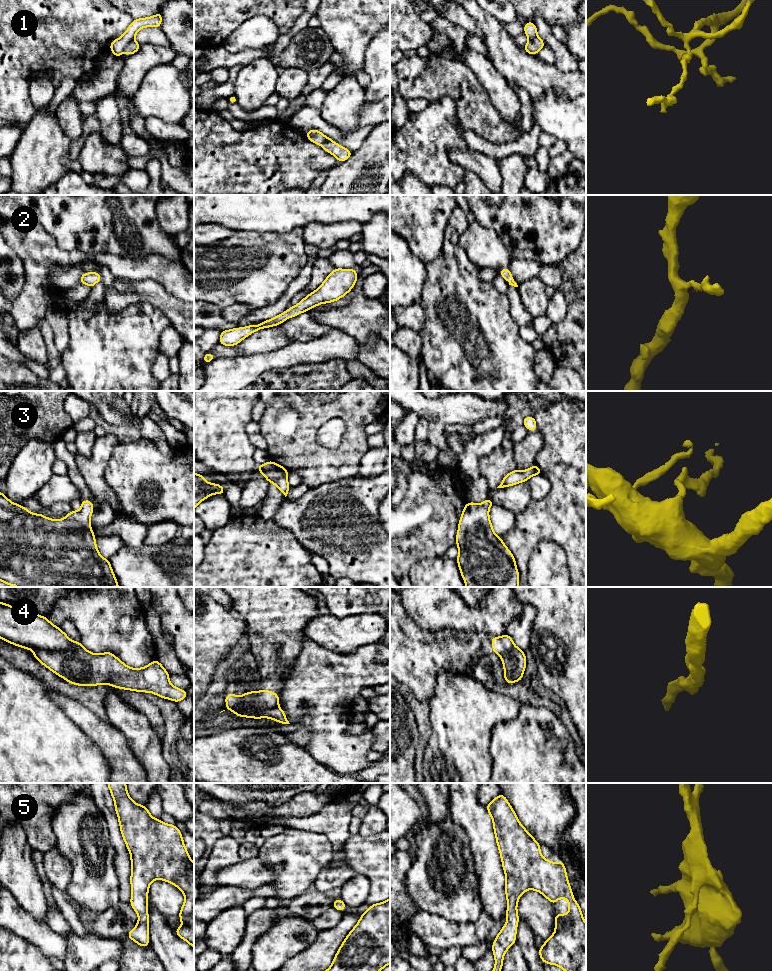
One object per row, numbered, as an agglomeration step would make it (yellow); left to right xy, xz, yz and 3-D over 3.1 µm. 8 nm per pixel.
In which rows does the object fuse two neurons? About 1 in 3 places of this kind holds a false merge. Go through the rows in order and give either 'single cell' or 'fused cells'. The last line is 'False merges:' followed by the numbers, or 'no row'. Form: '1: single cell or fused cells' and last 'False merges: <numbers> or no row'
1: fused cells
2: single cell
3: single cell
4: fused cells
5: single cell
False merges: 1, 4

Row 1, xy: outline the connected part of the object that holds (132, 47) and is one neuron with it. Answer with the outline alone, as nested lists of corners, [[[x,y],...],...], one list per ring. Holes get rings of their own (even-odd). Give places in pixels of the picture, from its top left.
[[[132,40],[128,45],[125,47],[124,51],[128,53],[128,56],[131,56],[135,52],[140,49],[141,45],[138,44],[135,40]]]

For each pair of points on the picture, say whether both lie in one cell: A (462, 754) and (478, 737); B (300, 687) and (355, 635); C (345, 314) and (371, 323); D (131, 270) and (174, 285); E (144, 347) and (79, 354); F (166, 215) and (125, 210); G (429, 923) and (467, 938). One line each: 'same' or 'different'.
A: same
B: different
C: same
D: same
E: same
F: different
G: same

